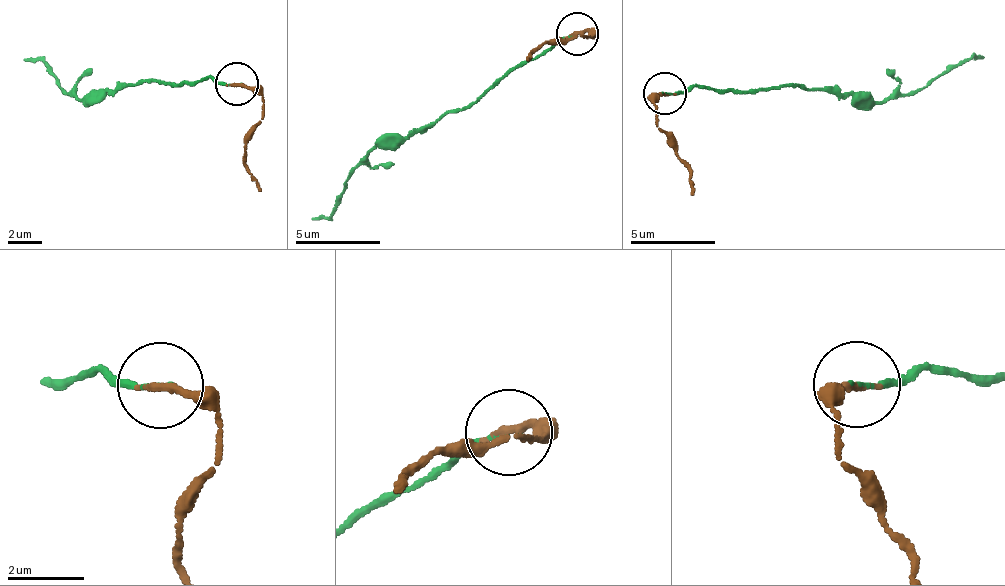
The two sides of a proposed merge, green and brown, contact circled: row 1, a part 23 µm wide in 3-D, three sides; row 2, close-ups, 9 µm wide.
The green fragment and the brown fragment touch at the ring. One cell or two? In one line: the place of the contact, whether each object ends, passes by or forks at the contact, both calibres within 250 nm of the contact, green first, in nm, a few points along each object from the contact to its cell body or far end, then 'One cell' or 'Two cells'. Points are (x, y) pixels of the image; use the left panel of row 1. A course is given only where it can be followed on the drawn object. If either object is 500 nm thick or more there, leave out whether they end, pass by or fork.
Place: (237, 84). At the ring green ends. At the ring brown ends. Thickness 70 nm (green) against 220 nm. Course of green: (238, 85), (156, 81), (78, 100), (62, 95), (44, 59), (22, 60). Course of brown: (238, 85), (250, 88), (262, 97), (262, 118), (245, 146), (248, 164), (260, 190). Two cells

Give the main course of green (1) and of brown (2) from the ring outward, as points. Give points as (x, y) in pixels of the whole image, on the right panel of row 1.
1: (665, 94), (785, 86), (878, 103), (909, 96), (970, 56), (983, 58)
2: (665, 94), (653, 97), (655, 125), (689, 169), (692, 193)

